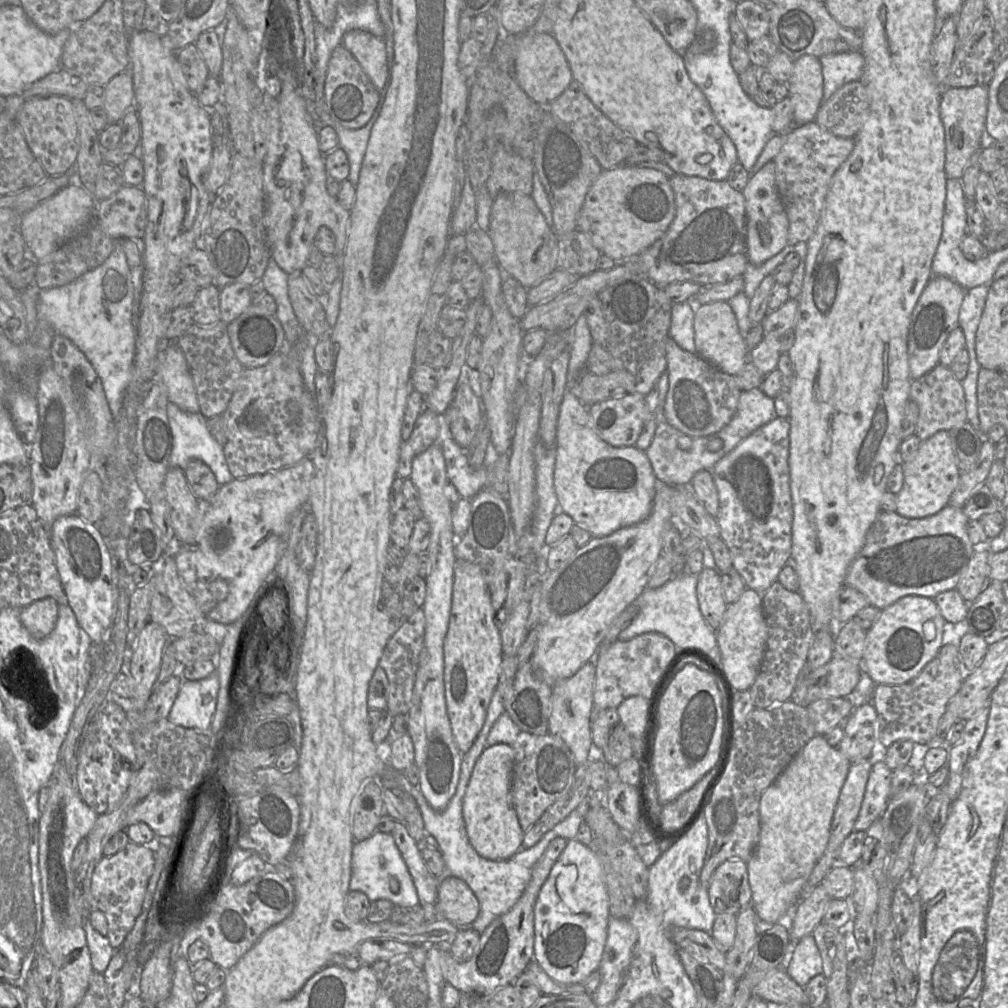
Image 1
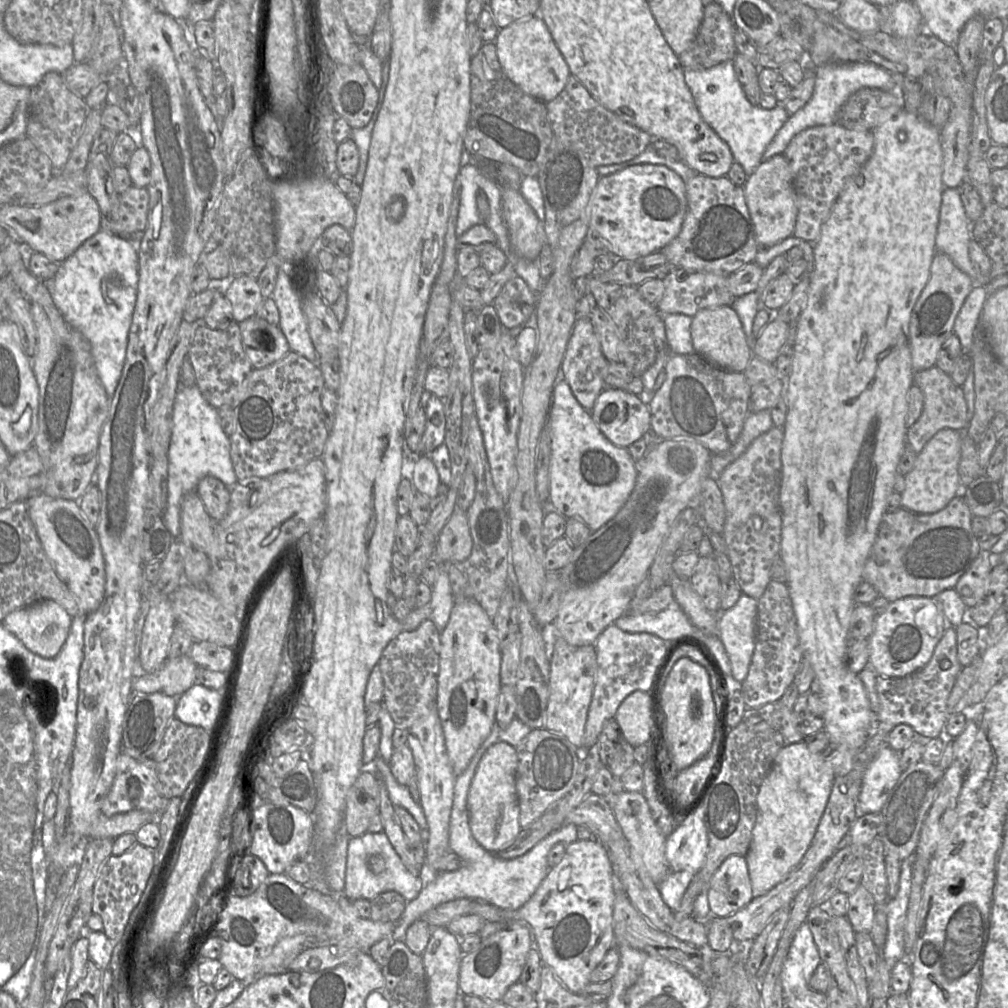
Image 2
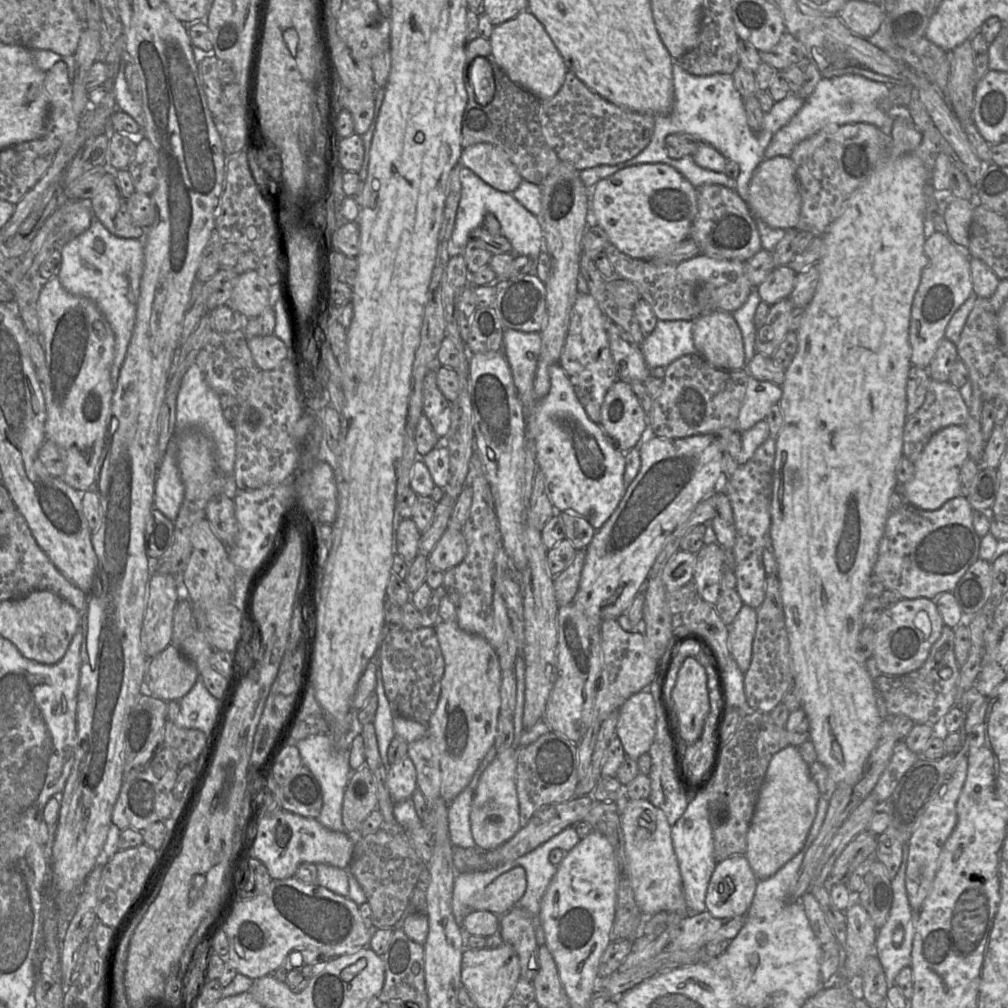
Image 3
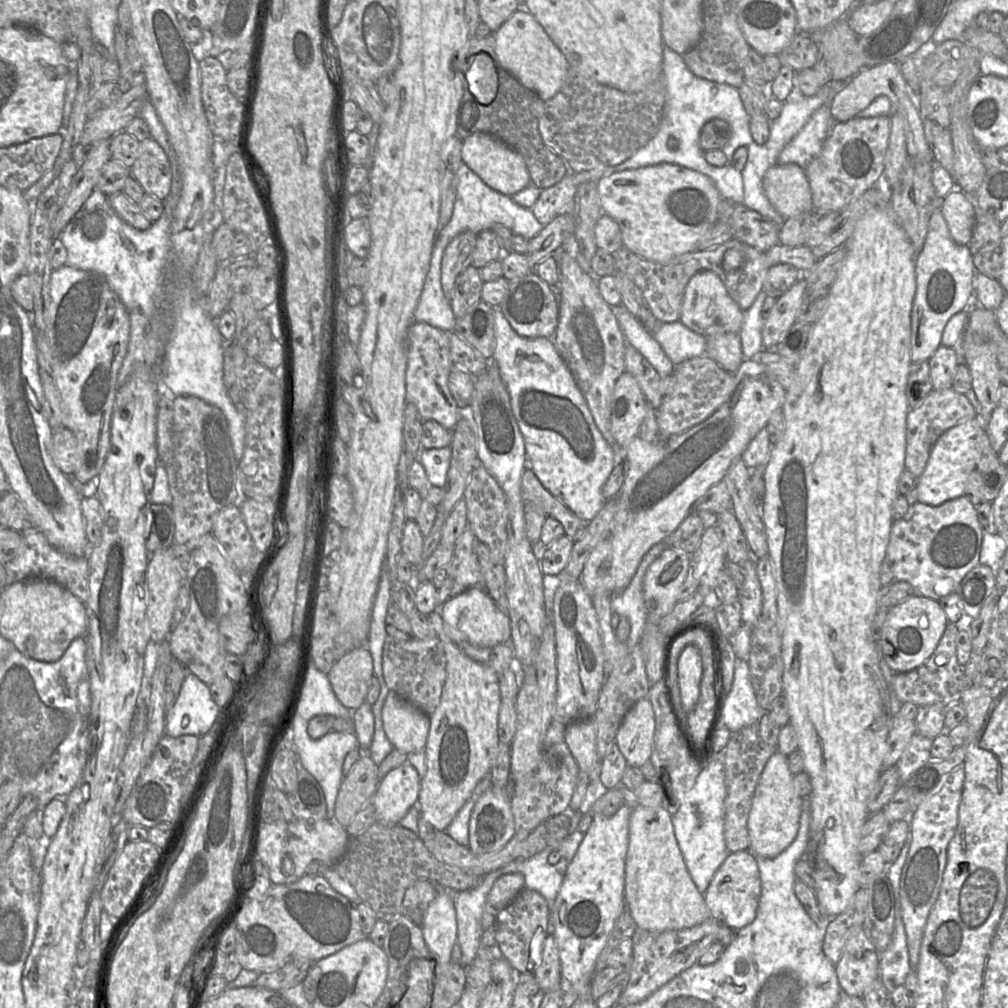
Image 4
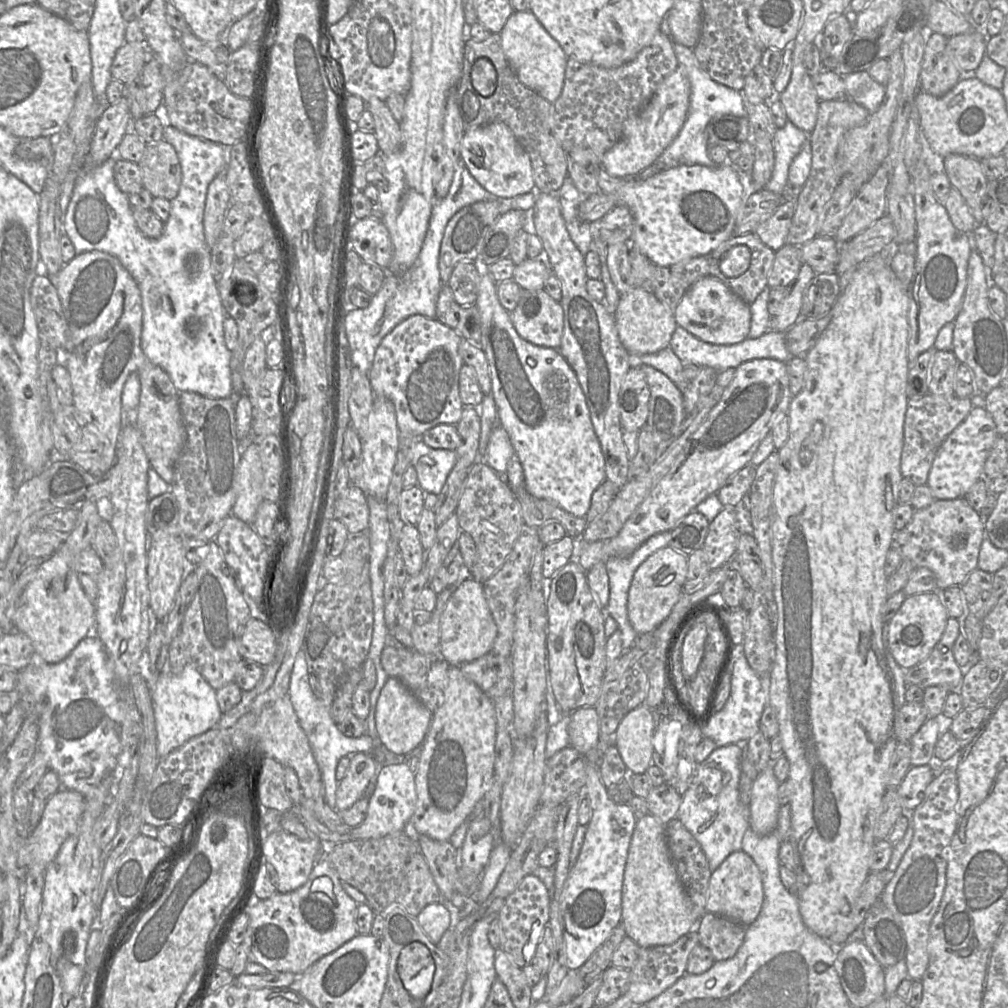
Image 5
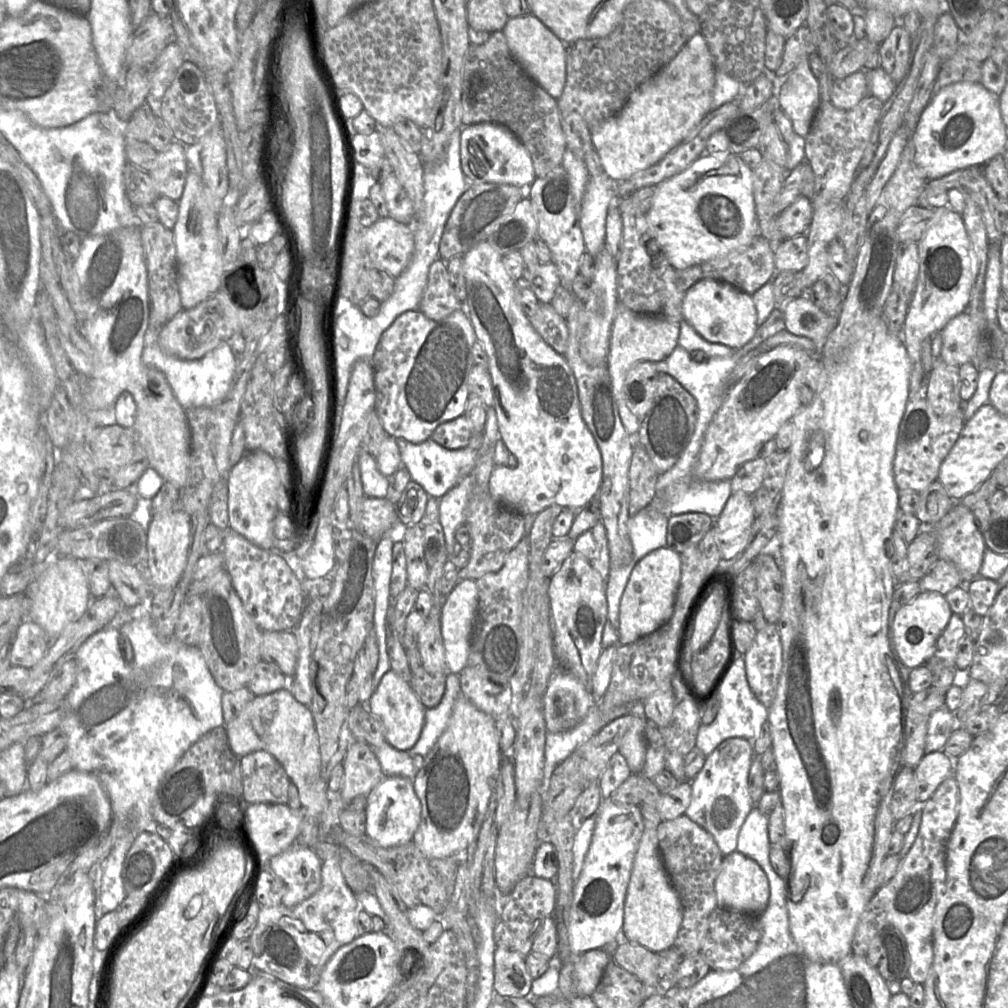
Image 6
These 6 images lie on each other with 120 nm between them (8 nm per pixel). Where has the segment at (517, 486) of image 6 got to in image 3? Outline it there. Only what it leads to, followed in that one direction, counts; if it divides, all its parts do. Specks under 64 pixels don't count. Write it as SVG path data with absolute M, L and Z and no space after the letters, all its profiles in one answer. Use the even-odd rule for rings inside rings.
M505 329L502 351L510 366L518 397L526 411L527 430L535 443L537 469L544 475L545 492L555 511L577 514L585 518L596 531L599 530L613 514L625 493L625 452L620 451L601 426L588 417L570 380L558 363L549 368L548 394L535 400L533 385L541 353L539 333Z

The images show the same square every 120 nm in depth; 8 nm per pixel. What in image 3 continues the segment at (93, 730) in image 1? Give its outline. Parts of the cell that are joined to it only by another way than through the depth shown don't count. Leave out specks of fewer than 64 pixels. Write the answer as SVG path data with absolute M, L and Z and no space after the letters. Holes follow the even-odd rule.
M163 744L144 771L123 781L112 811L112 823L120 830L132 828L143 831L151 824L168 818L174 809L173 789L180 768L180 763L171 749Z

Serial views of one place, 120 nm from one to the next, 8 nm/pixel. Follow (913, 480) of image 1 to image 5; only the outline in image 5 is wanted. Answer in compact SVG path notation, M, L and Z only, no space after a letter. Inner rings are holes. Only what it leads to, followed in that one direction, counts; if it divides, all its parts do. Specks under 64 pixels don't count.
M974 406L967 417L943 441L932 463L927 485L935 500L964 497L981 478L985 462L999 434L992 416L983 406Z

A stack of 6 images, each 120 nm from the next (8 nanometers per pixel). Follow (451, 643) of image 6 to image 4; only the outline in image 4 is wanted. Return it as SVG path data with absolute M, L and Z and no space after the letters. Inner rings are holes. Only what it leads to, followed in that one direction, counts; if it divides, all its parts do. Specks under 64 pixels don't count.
M472 587L459 595L450 597L439 608L444 630L455 643L468 642L477 647L491 647L509 643L511 636L510 620L494 603L485 589Z

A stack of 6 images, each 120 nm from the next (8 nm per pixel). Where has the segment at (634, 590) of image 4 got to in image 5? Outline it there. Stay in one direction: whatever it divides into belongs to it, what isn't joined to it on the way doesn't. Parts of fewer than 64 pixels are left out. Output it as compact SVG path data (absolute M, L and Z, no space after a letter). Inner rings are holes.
M670 531L660 532L646 540L629 557L614 557L605 563L609 579L609 601L604 612L617 622L624 651L629 650L638 637L629 622L627 611L628 592L633 575L649 556L669 546L670 540Z

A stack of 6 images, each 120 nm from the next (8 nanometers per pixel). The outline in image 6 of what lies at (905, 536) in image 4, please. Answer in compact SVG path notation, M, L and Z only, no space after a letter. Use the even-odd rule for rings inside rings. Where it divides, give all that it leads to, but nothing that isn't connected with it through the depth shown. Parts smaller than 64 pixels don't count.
M955 502L953 507L951 508L951 510L942 519L940 519L939 521L937 521L935 523L922 523L922 524L930 524L934 530L934 533L935 533L936 538L937 538L937 555L938 555L938 558L952 562L959 570L960 575L961 575L961 577L965 583L970 582L971 580L973 580L974 578L976 578L980 575L980 568L982 565L984 551L985 551L985 539L984 539L982 532L979 530L979 528L977 527L977 525L975 523L975 517L974 517L974 514L970 508L964 506L960 502Z

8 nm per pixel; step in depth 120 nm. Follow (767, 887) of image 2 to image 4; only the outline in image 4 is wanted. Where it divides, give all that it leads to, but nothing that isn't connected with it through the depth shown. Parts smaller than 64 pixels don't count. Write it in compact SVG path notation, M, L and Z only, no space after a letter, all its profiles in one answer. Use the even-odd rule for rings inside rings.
M776 752L767 761L757 783L748 817L749 850L758 857L775 858L795 840L802 811L802 799L793 786L787 756Z

